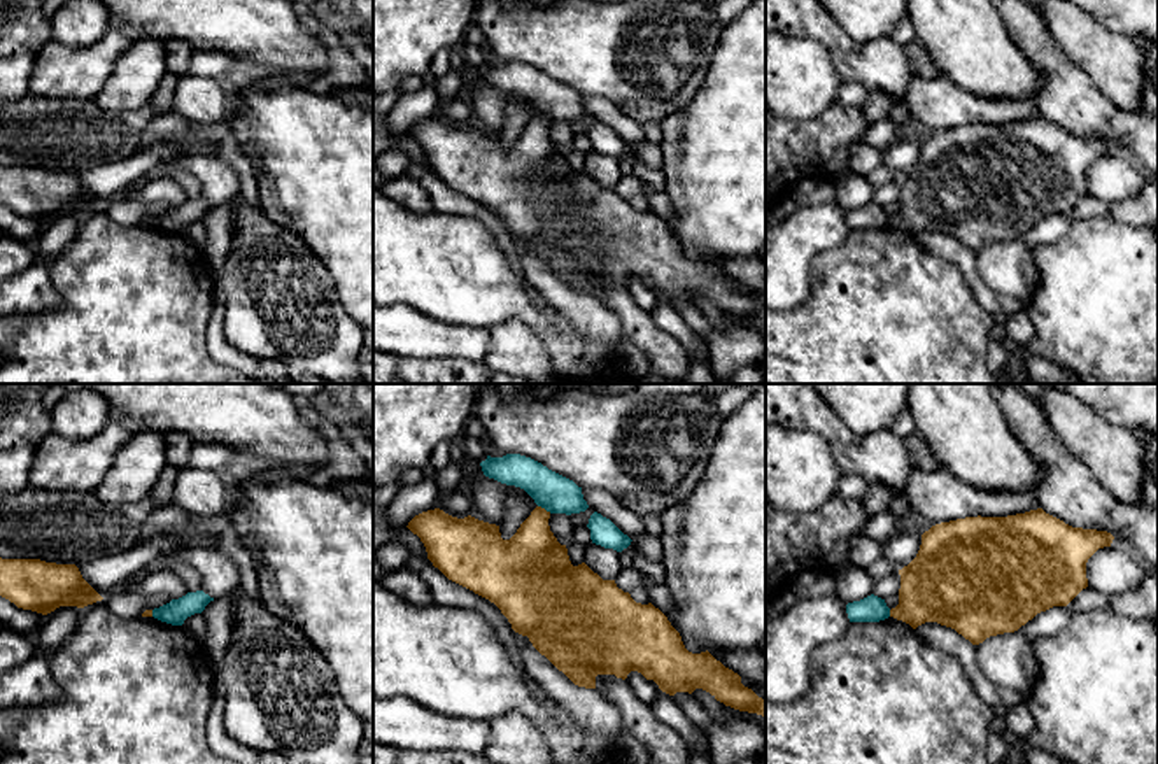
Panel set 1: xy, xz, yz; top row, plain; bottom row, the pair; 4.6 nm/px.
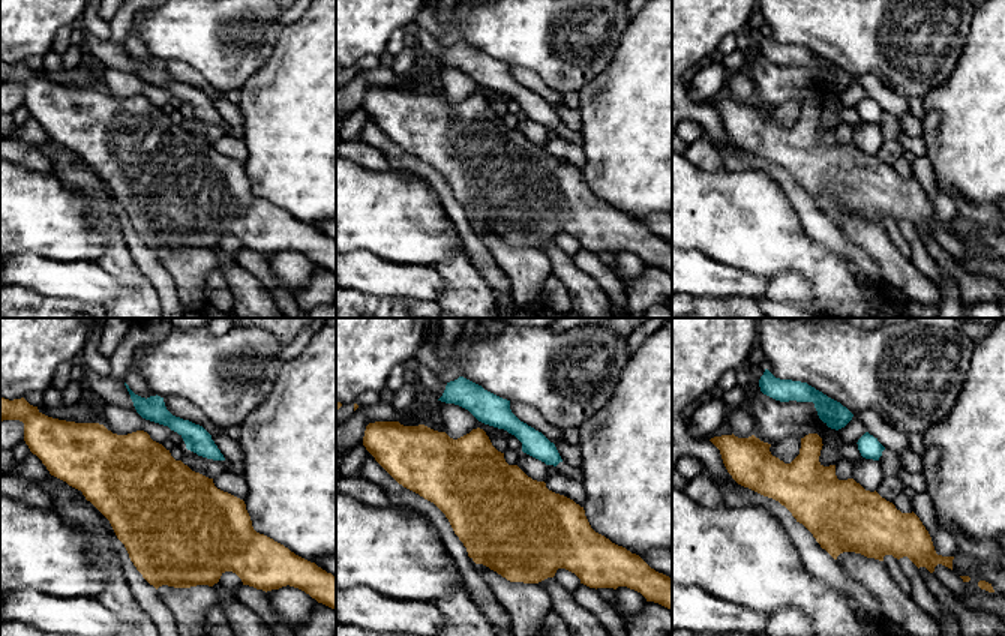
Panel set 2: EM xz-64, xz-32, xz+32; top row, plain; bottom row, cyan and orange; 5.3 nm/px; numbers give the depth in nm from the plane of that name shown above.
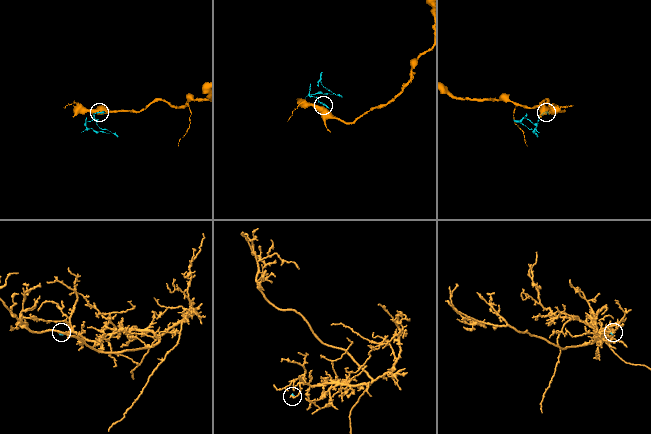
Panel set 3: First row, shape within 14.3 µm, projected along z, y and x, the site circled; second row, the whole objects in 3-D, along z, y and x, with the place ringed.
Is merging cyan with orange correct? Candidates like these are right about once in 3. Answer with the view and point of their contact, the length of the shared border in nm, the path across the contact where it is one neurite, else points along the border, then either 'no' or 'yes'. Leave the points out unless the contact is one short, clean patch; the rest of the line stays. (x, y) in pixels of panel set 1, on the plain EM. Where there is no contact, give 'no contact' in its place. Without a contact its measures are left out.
meets cyan in xz at (545, 116); contact 70 nm long; border along xz (538, 113), (550, 120); no

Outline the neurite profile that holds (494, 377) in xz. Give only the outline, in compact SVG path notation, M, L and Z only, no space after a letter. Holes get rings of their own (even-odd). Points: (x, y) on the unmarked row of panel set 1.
M489 366L485 368L487 368L487 378L491 384L545 384L545 382L533 380L533 378L520 378L517 375L498 371Z

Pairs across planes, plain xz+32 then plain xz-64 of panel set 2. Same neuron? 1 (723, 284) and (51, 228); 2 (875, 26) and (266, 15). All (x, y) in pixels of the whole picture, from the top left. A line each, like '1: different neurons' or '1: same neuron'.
1: different neurons
2: same neuron

